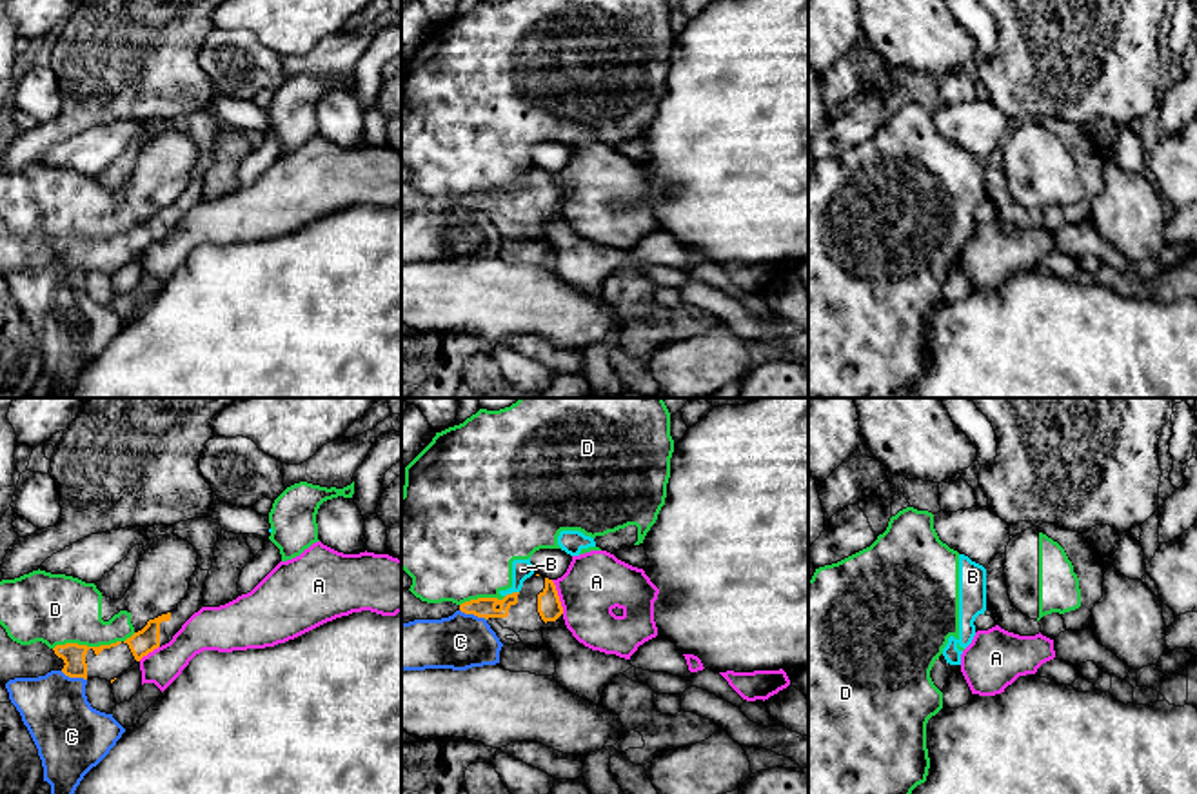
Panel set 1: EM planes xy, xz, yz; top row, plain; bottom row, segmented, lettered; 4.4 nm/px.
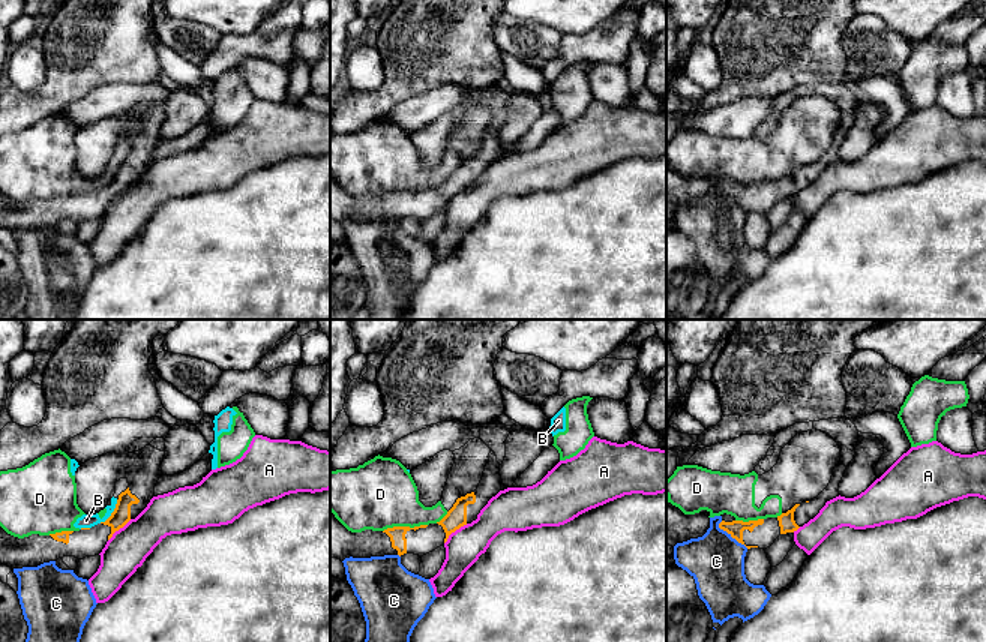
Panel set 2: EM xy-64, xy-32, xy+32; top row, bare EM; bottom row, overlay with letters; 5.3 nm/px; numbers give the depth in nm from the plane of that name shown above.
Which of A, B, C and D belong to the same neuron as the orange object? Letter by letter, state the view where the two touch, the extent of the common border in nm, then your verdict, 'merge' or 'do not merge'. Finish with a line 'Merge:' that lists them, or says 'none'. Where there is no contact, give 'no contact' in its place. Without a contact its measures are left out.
A: xz | 160 nm | do not merge
B: xz | 70 nm | do not merge
C: xz | 130 nm | do not merge
D: xy | 300 nm | do not merge
Merge: none

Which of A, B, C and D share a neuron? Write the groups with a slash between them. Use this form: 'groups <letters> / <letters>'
groups A / B D / C

